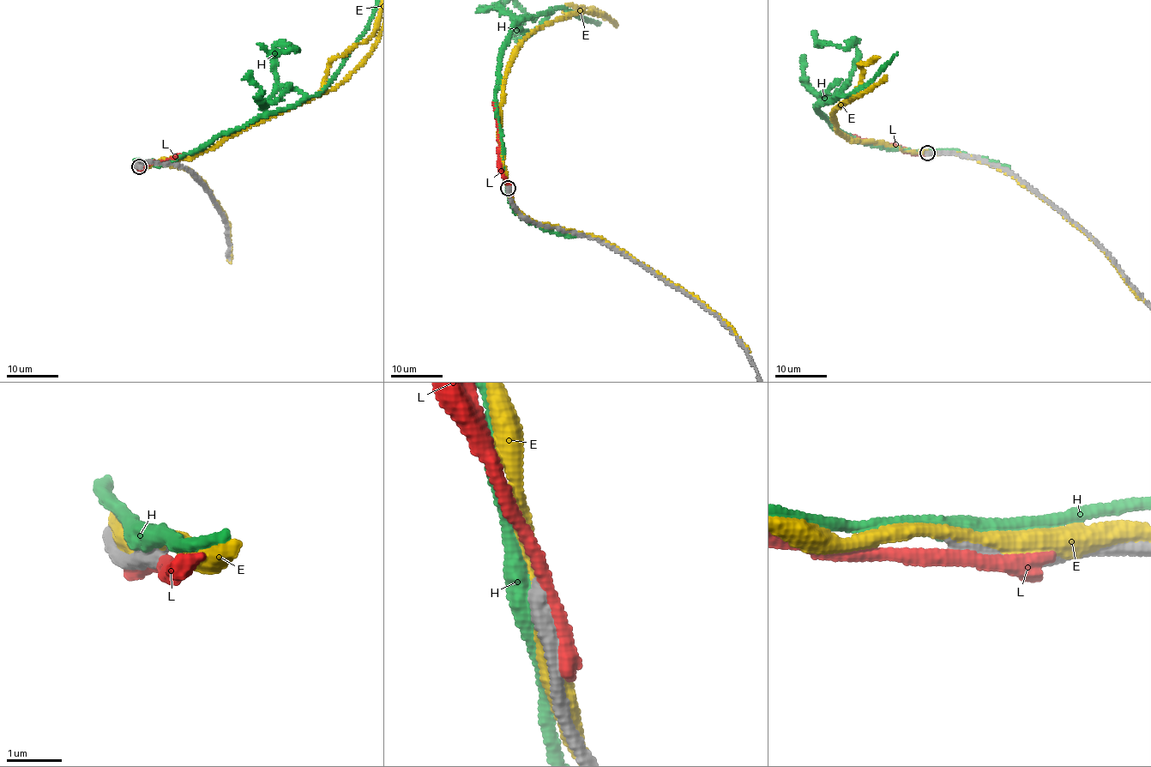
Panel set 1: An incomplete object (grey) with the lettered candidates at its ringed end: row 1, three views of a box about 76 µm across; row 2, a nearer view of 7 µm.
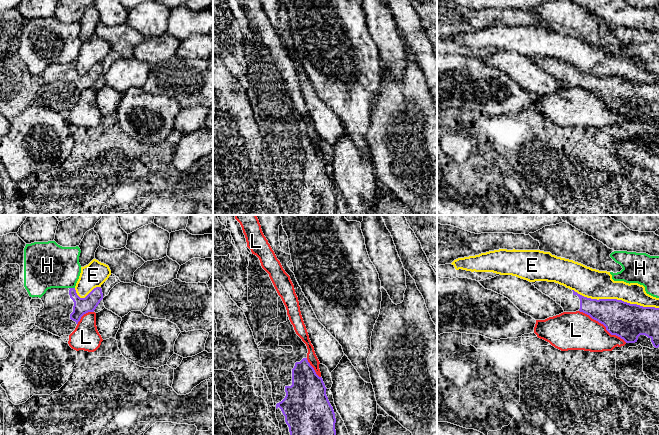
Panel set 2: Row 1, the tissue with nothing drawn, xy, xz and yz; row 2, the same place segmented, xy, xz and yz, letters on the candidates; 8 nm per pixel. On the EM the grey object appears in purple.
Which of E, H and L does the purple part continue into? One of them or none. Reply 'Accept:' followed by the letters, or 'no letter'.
Accept: no letter

